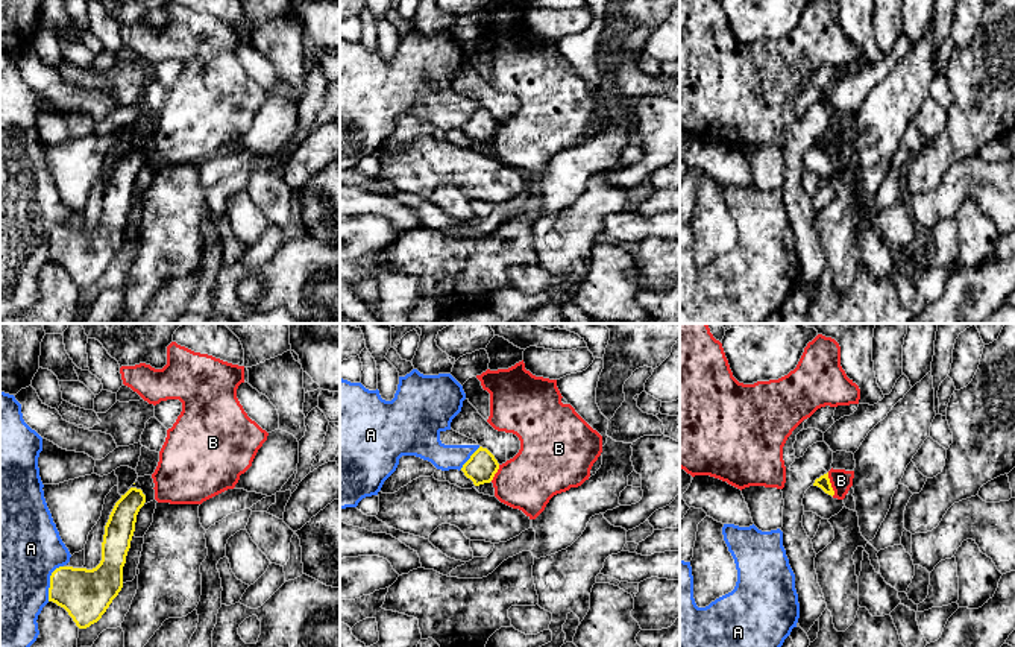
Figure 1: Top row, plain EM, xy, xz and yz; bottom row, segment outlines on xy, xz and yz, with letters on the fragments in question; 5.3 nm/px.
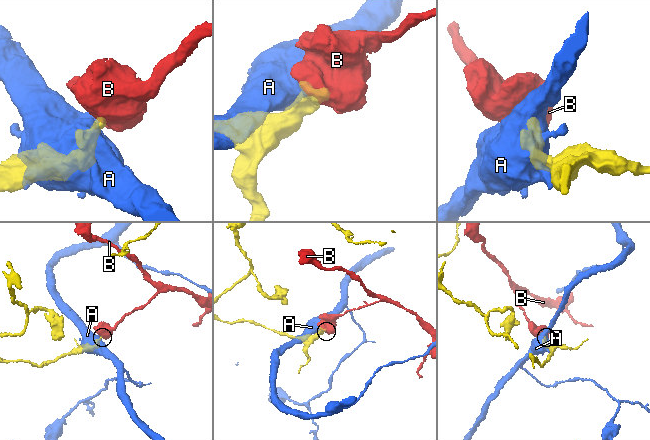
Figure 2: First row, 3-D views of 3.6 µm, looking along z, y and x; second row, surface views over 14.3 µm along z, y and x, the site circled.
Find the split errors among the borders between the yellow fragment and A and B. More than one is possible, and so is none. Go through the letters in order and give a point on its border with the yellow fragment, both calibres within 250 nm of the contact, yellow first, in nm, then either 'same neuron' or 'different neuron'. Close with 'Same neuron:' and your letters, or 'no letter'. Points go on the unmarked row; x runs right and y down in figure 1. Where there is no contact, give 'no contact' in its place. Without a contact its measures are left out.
A: meets yellow in xy at (50, 242); 280 nm thick on the yellow side, 500 nm on the other; different neuron
B: meets yellow in yz at (830, 145); 70 nm thick on the yellow side, 120 nm on the other; different neuron
Same neuron: no letter

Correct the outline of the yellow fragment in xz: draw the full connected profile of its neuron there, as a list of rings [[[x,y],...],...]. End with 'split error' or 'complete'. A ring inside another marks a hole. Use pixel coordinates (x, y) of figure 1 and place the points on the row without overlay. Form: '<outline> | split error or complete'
[[[479,106],[461,128],[464,135],[470,138],[475,146],[490,143],[498,129],[498,120],[487,108],[482,106]]] | complete

